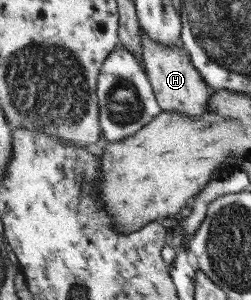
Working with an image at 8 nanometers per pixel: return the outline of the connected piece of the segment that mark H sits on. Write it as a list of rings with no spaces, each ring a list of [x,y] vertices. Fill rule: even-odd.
[[[140,29],[140,35],[143,43],[142,59],[160,108],[165,112],[181,112],[194,119],[205,116],[209,112],[213,96],[209,94],[208,82],[205,82],[183,45],[181,48],[166,47],[154,41],[143,29]]]

